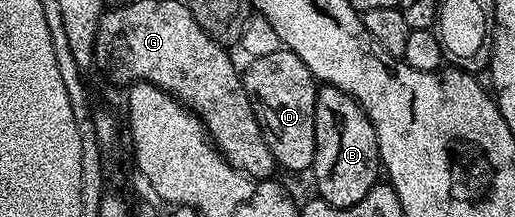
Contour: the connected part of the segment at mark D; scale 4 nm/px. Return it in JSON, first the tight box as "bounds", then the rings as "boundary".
{"bounds":[241,48,317,171],"boundary":[[[282,48],[268,55],[252,57],[241,74],[241,85],[247,96],[250,111],[255,115],[261,141],[273,152],[276,163],[287,170],[310,171],[315,165],[315,96],[317,79],[292,50]]]}

